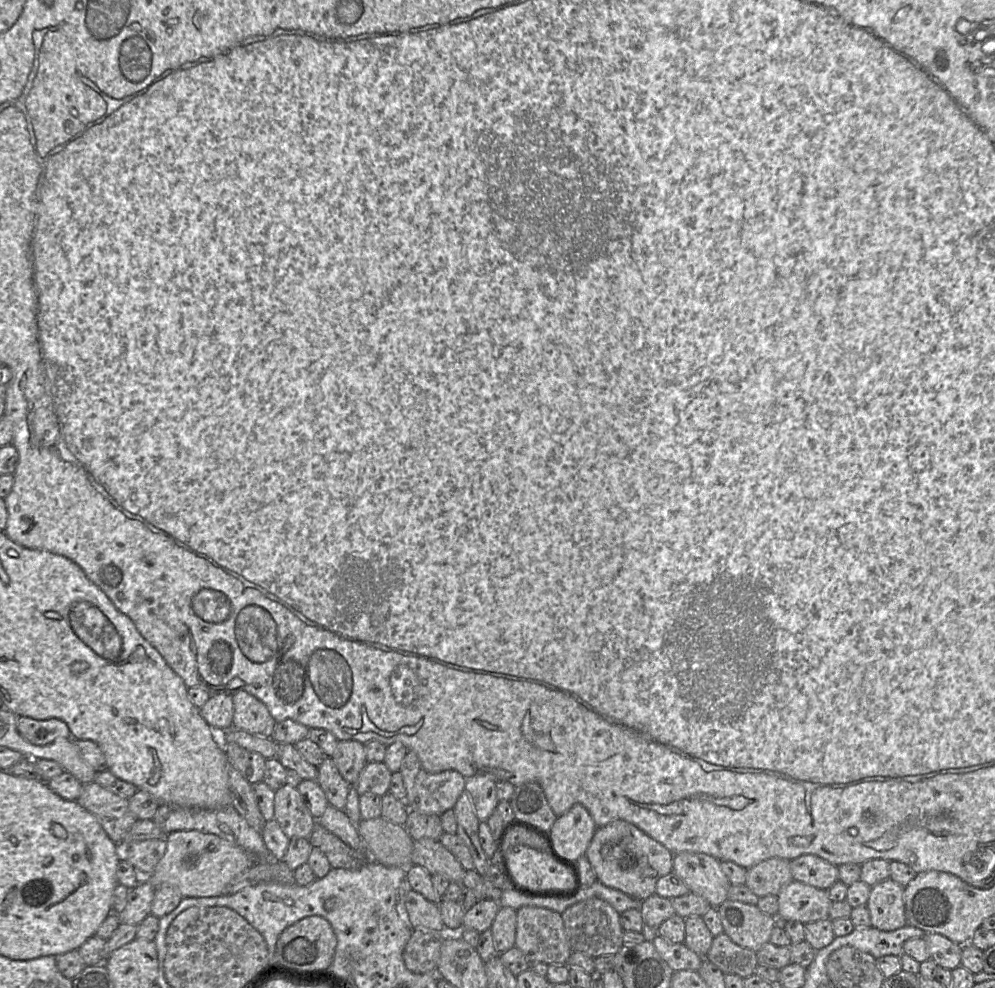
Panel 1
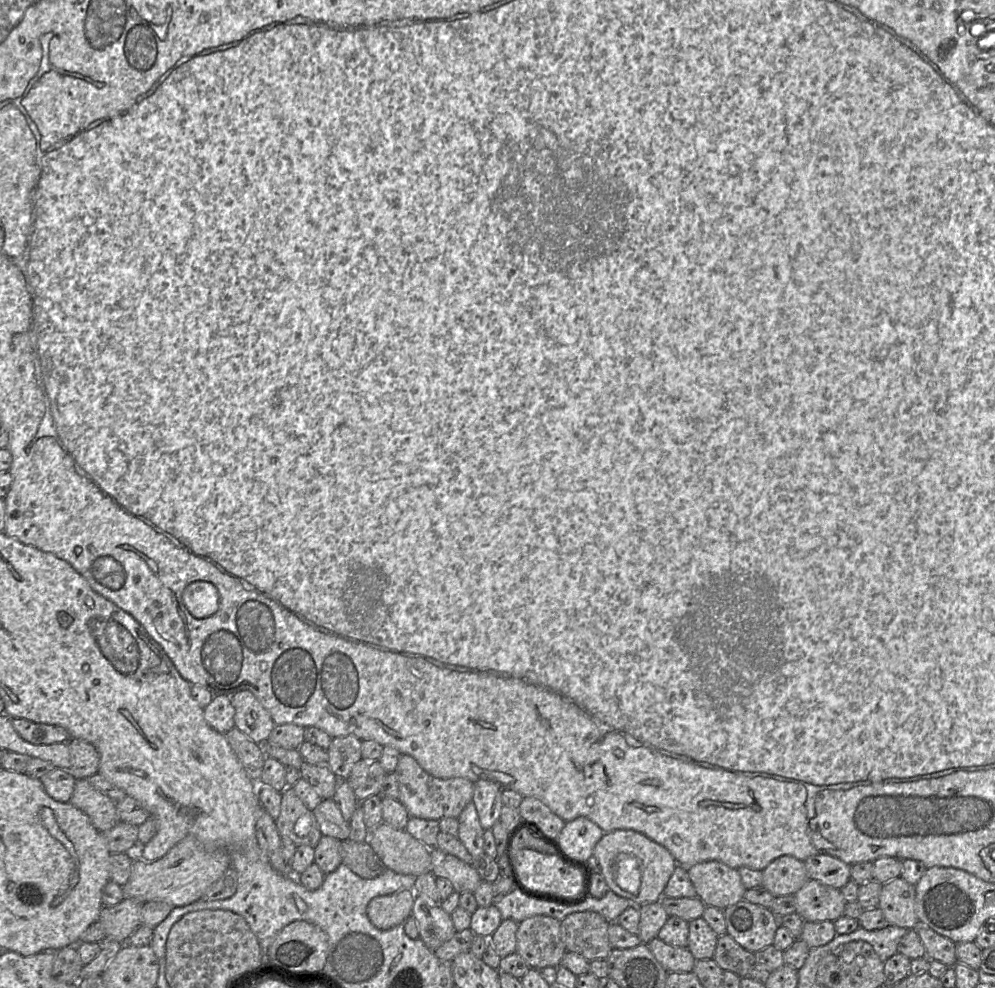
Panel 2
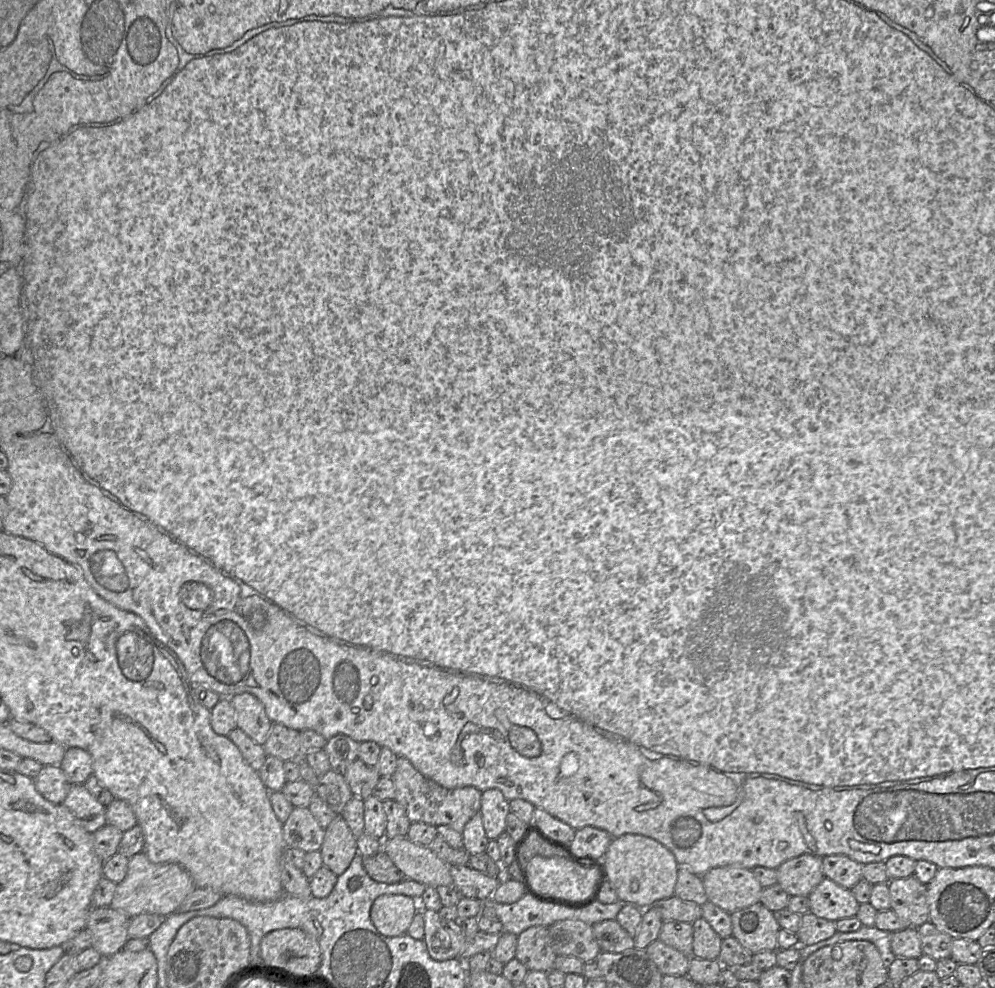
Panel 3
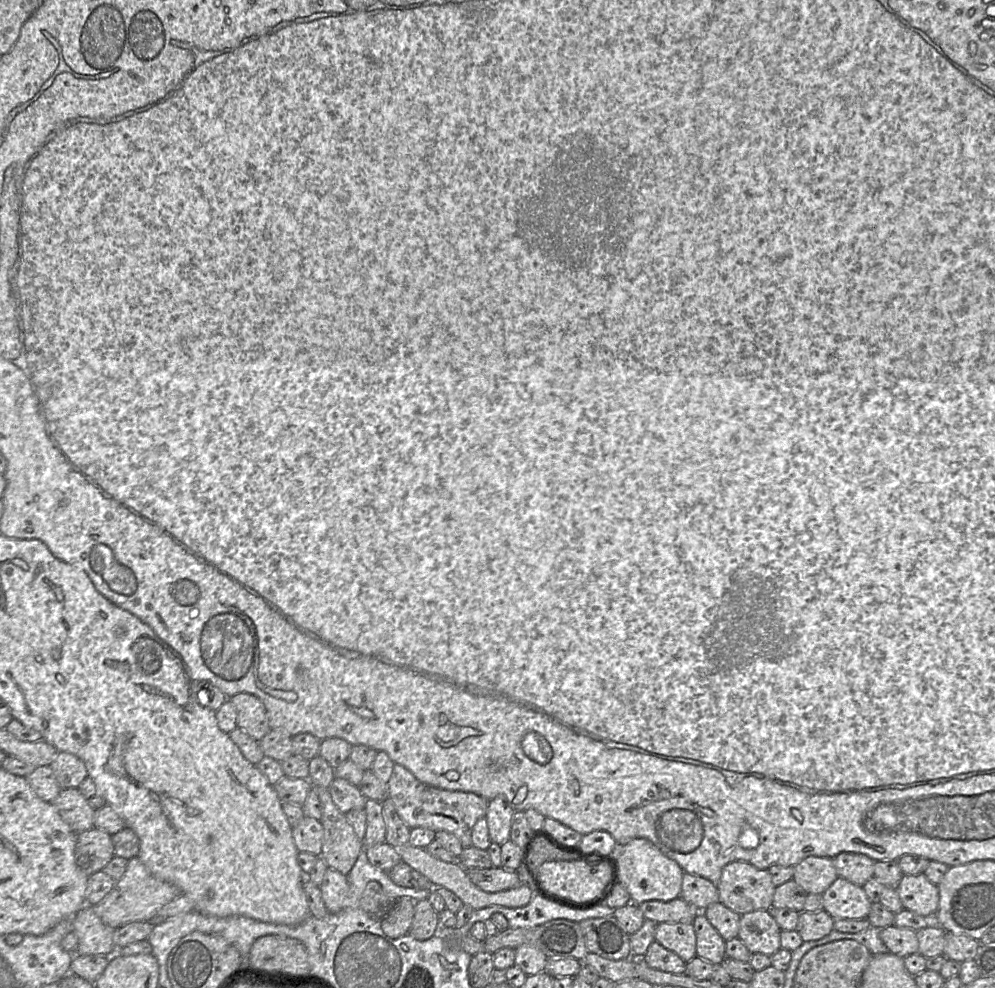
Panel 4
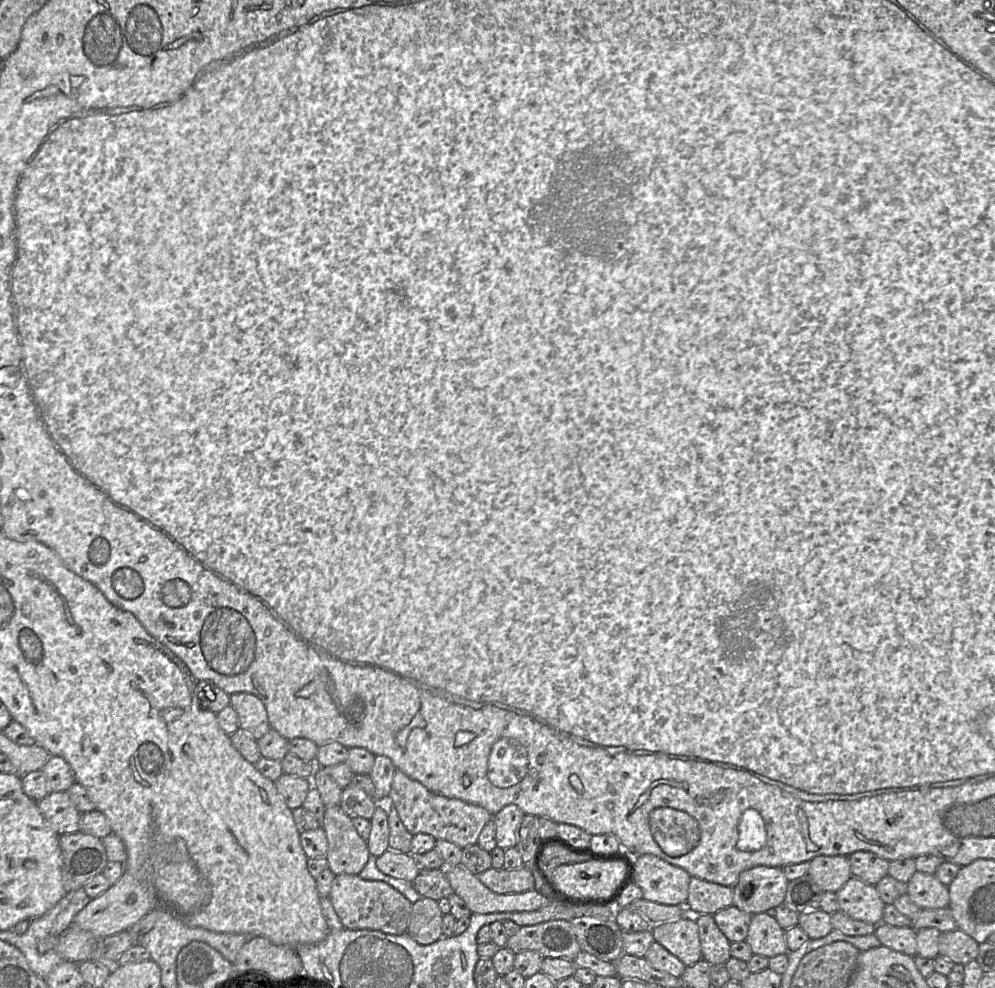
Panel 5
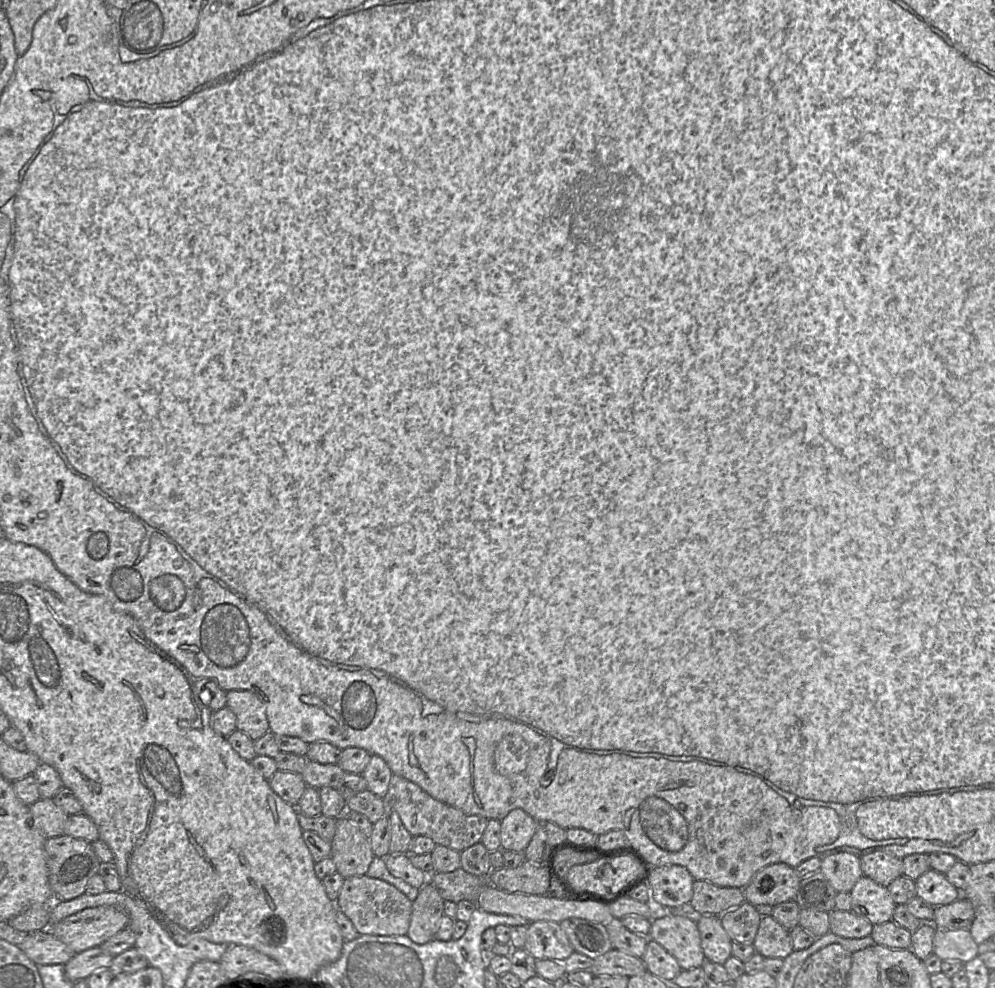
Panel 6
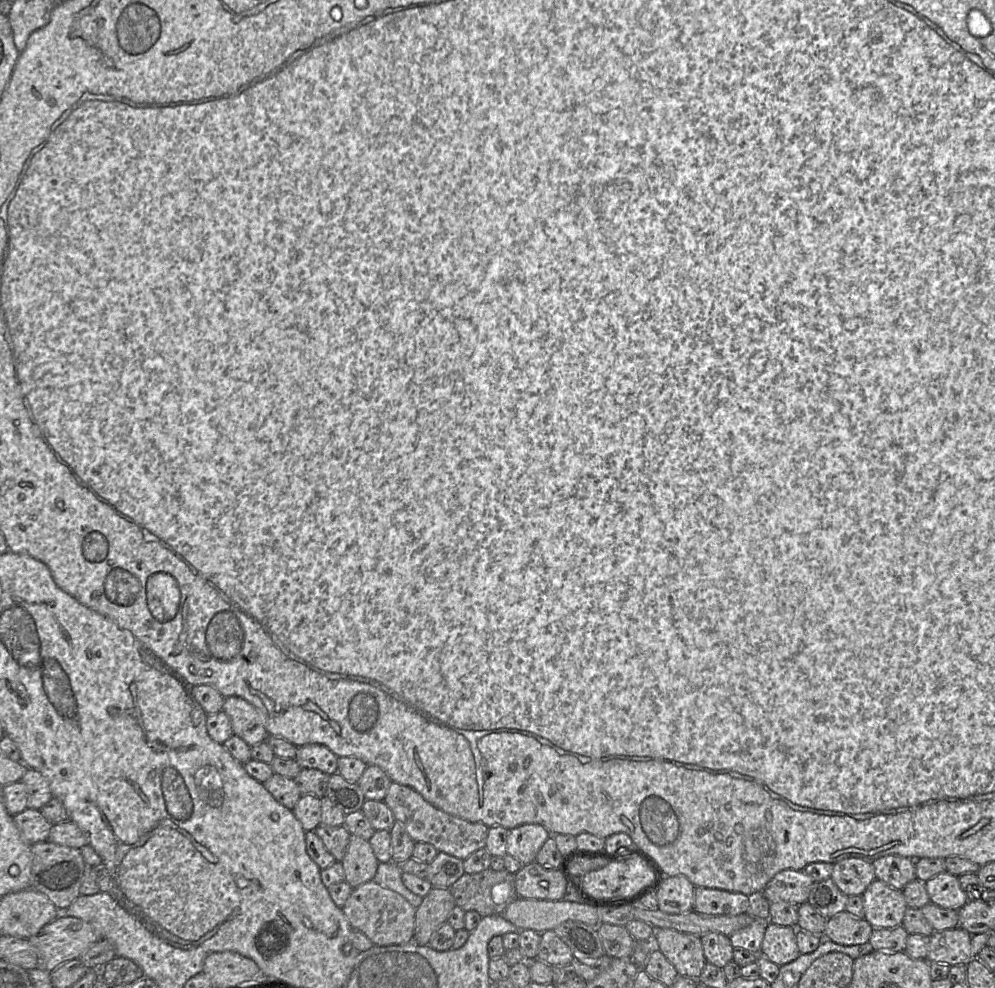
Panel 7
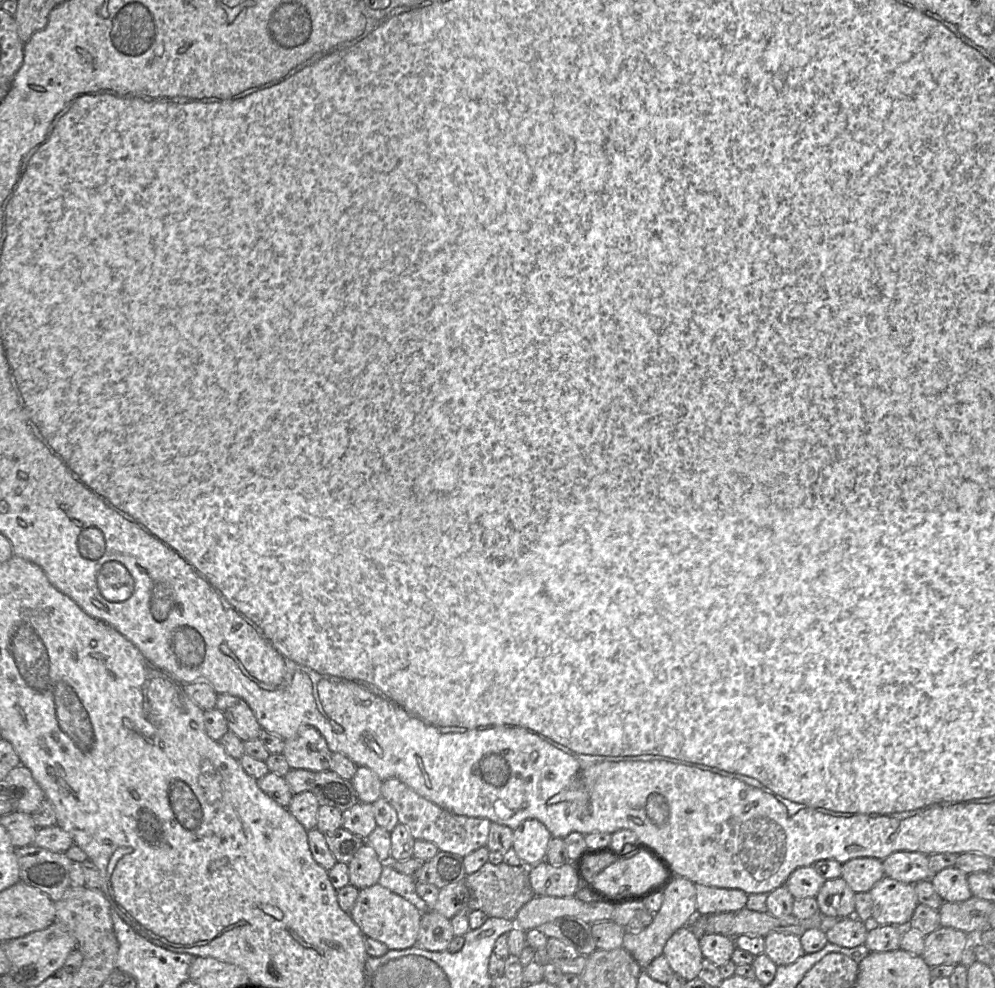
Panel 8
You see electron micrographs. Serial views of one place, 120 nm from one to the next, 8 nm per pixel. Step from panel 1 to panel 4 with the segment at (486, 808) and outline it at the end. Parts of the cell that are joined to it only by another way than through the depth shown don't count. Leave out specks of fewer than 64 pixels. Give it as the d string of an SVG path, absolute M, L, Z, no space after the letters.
M497 796L488 802L486 820L491 842L502 845L510 840L512 818L515 810L505 796Z

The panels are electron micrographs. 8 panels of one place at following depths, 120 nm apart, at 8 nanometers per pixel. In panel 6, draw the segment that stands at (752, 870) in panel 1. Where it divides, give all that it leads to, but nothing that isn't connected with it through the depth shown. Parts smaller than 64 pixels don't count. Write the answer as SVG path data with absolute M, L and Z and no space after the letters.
M838 852L820 859L820 872L837 892L850 893L863 875L860 857L856 854Z

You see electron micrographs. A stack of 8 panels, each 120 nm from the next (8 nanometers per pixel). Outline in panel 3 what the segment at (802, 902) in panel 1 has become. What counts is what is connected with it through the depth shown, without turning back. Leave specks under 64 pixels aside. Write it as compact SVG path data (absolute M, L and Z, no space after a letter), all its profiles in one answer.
M824 877L808 895L809 912L829 921L856 916L859 902L850 889Z

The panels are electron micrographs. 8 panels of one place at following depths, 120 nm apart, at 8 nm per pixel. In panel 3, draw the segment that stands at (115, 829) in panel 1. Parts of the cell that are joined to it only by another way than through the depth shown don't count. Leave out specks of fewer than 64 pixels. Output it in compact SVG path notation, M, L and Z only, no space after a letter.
M72 784L62 804L79 819L90 833L94 833L107 823L106 807L88 791L84 784Z

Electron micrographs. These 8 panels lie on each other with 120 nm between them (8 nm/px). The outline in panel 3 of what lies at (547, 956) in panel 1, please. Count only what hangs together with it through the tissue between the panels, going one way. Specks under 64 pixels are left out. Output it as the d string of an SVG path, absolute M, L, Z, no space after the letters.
M533 926L519 934L515 958L528 971L551 971L557 955L551 948L548 927Z

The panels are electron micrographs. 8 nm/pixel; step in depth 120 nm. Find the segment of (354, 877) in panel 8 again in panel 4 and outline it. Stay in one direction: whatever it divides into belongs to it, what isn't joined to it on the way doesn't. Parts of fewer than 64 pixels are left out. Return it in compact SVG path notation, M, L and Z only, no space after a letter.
M312 786L322 804L324 827L321 857L328 867L347 875L354 866L360 852L364 848L361 840L346 815L333 802L329 789Z

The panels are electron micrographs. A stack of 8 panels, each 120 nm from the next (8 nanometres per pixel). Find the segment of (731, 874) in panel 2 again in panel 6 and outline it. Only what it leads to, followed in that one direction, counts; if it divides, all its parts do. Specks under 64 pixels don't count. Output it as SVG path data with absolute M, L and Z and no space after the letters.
M775 863L759 870L743 889L745 902L758 905L771 905L794 899L800 878L794 868L784 863Z

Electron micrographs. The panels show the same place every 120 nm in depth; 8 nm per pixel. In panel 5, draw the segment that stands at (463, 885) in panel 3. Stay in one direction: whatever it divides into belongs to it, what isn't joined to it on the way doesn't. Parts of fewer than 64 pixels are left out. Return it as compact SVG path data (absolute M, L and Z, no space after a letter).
M523 866L519 869L490 869L476 875L491 891L501 894L520 894L535 889L535 878L532 871Z

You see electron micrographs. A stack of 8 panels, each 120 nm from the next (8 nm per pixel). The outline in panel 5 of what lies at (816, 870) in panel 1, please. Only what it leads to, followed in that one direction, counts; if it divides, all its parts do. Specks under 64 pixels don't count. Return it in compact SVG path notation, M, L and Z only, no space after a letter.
M856 851L848 857L852 877L875 886L888 874L889 861L870 851Z

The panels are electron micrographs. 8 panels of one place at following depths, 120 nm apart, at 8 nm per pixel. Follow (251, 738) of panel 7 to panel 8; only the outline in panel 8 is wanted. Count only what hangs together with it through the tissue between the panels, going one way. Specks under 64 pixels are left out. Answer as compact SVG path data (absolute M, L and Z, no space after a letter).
M227 693L218 694L216 708L226 718L229 730L243 742L258 738L262 727L252 709L242 698Z

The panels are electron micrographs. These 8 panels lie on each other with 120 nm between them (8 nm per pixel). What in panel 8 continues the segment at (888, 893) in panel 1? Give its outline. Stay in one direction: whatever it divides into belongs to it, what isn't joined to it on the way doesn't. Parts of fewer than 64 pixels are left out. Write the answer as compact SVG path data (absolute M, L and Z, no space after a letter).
M949 867L930 878L944 902L963 902L973 897L967 875L956 867Z

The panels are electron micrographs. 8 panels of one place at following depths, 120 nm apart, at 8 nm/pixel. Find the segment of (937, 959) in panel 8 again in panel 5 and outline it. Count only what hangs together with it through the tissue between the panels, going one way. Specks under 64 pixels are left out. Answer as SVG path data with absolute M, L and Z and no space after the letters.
M954 929L940 934L939 956L953 962L965 965L976 959L979 944L960 929Z

